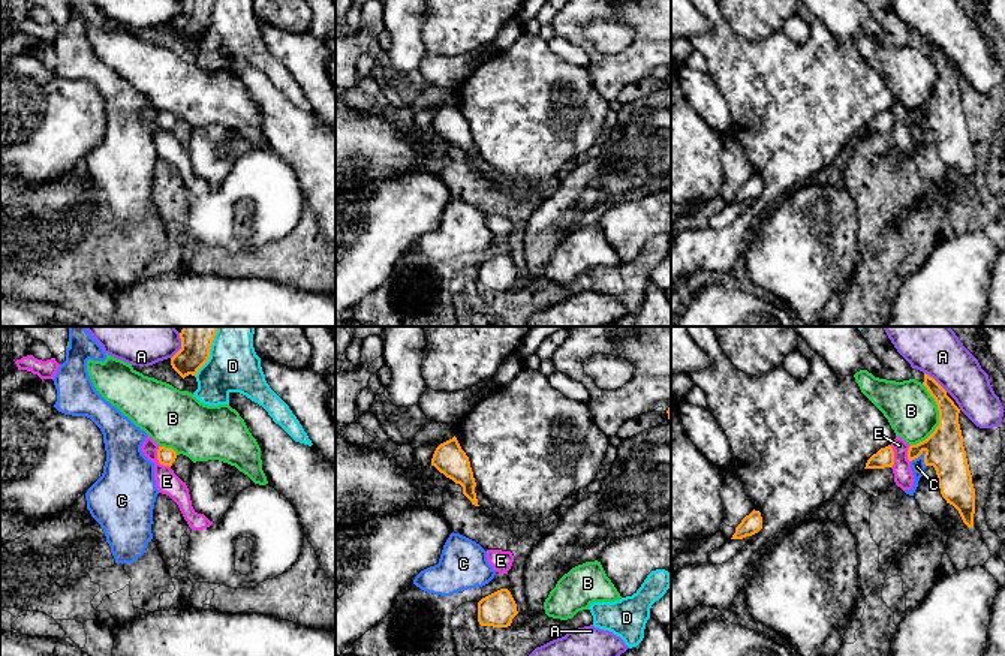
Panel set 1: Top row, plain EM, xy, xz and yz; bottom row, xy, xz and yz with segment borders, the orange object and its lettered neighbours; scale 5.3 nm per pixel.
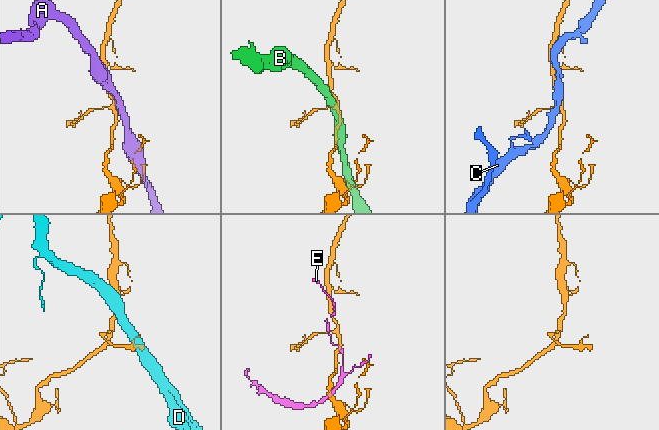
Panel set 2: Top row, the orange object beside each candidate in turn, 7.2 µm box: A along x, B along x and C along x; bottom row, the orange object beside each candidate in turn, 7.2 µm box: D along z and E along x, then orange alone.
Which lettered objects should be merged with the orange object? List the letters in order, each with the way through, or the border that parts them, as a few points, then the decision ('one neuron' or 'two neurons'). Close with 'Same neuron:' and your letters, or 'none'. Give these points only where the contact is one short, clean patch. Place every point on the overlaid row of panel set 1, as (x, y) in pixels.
A: two neurons
B: two neurons
C: along yz (926, 451), (911, 462) | two neurons
D: two neurons
E: along xy (158, 447), (158, 460), (169, 468) | two neurons
Same neuron: none

